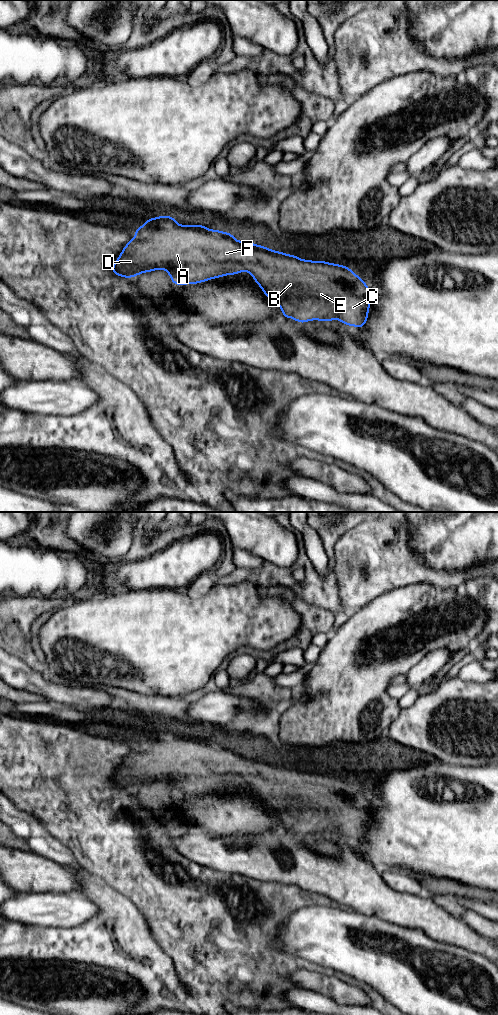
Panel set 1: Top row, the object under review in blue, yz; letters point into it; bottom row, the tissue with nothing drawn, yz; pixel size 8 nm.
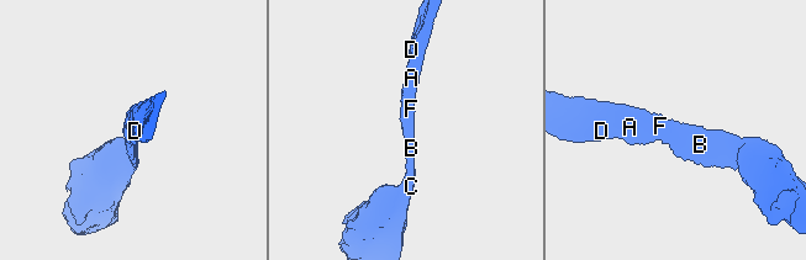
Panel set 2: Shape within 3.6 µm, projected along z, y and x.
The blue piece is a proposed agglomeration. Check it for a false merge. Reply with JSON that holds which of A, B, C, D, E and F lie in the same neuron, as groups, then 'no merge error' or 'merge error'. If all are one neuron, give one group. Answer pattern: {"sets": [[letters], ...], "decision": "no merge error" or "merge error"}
{"sets": [["A", "B", "C", "D", "E", "F"]], "decision": "no merge error"}

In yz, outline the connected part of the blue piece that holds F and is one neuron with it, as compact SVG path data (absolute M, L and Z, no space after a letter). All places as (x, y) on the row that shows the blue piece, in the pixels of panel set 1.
M171 216L147 218L143 226L135 228L135 232L136 236L126 244L111 267L115 275L133 278L144 272L164 269L173 284L182 286L246 270L264 294L279 304L284 318L291 317L299 323L339 319L347 326L362 328L366 325L370 289L346 266L303 260L294 254L287 255L246 240L238 242L231 233L212 231L202 224L177 225L176 218Z

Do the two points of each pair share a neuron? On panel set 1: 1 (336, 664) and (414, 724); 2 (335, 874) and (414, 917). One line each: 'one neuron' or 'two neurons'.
1: two neurons
2: one neuron

